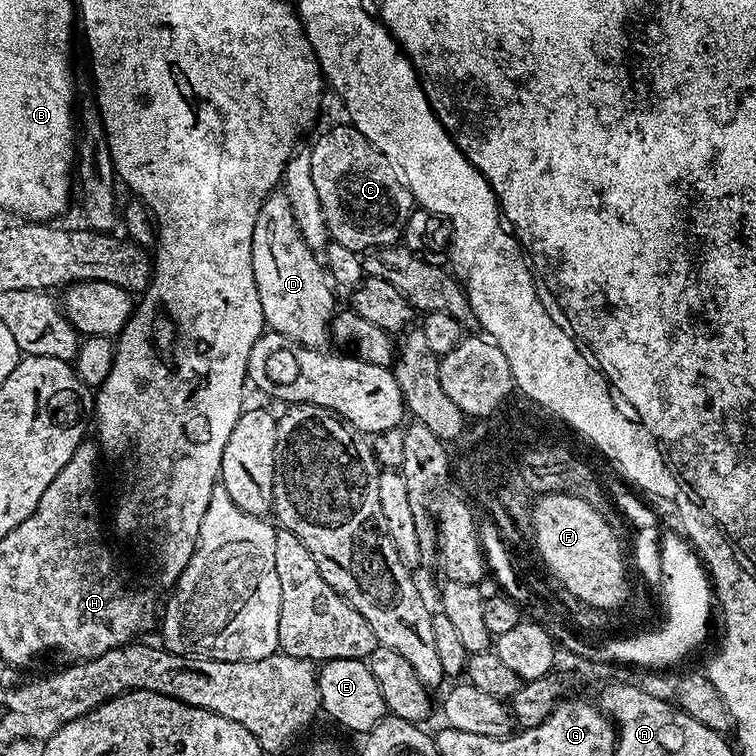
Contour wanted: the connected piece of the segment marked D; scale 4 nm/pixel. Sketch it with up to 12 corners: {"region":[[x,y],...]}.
{"region":[[283,191],[262,202],[252,265],[265,325],[329,343],[338,308]]}

